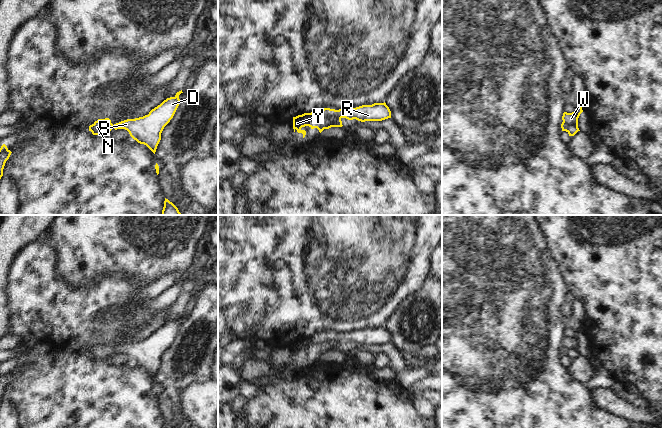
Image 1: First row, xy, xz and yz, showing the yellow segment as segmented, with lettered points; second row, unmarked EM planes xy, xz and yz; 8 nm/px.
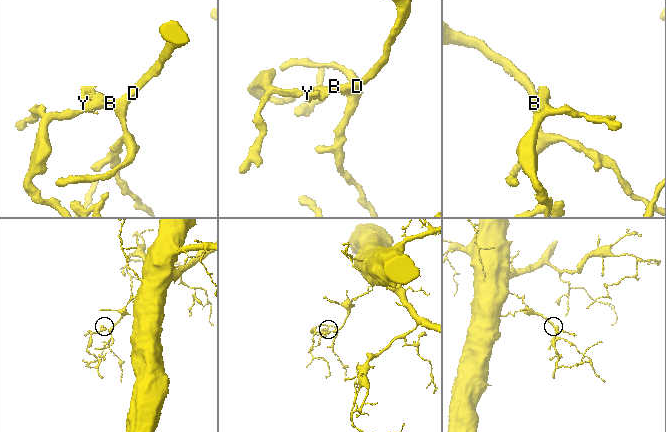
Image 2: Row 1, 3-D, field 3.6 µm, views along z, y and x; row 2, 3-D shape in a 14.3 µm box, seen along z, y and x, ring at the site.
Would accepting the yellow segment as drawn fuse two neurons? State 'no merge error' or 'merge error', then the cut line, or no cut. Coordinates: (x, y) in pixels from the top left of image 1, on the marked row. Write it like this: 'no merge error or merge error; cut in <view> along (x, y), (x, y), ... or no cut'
no merge error; no cut

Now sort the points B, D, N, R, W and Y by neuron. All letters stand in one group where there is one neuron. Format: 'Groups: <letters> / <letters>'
Groups: B D N R W Y.

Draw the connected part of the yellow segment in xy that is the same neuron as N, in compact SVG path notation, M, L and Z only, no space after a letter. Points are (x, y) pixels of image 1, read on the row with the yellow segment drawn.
M182 90L177 92L174 97L167 98L160 105L152 109L148 115L143 117L135 118L135 119L127 119L121 121L116 124L112 124L109 118L98 119L92 125L89 126L89 131L92 132L93 135L105 134L108 131L111 131L113 128L117 129L125 129L129 132L130 136L136 140L140 144L146 145L154 154L156 152L157 146L161 140L161 133L164 127L170 122L173 118L179 104L180 99L179 95L183 93Z

